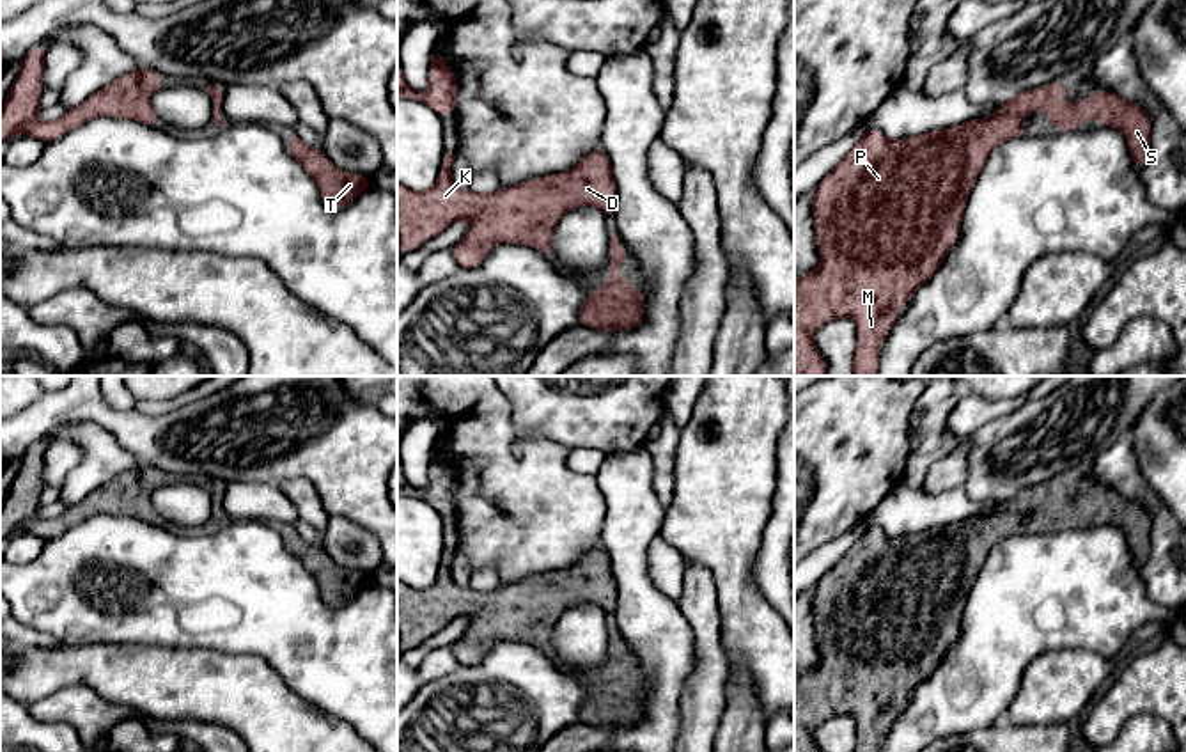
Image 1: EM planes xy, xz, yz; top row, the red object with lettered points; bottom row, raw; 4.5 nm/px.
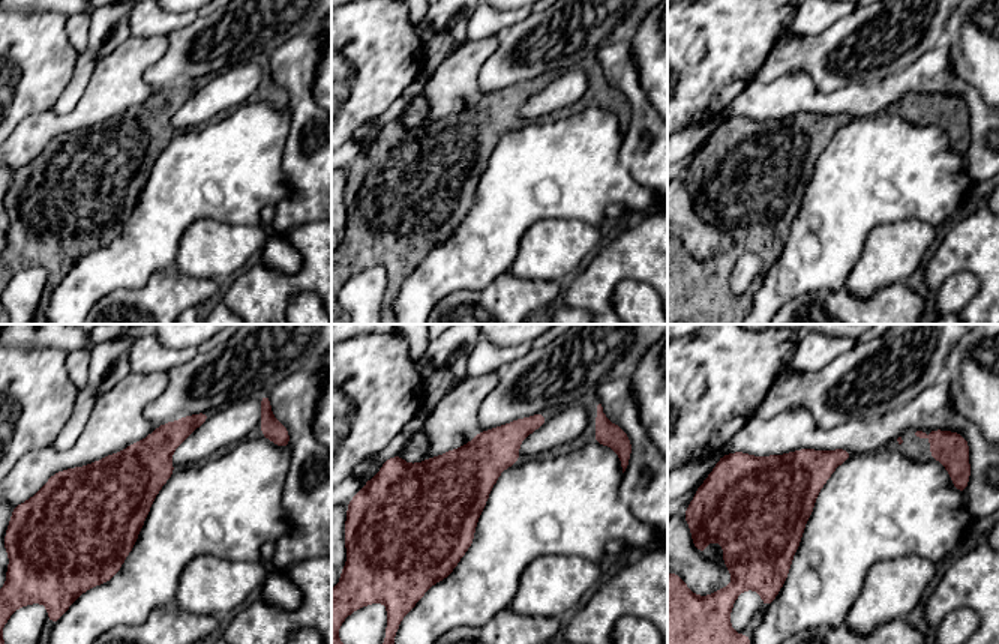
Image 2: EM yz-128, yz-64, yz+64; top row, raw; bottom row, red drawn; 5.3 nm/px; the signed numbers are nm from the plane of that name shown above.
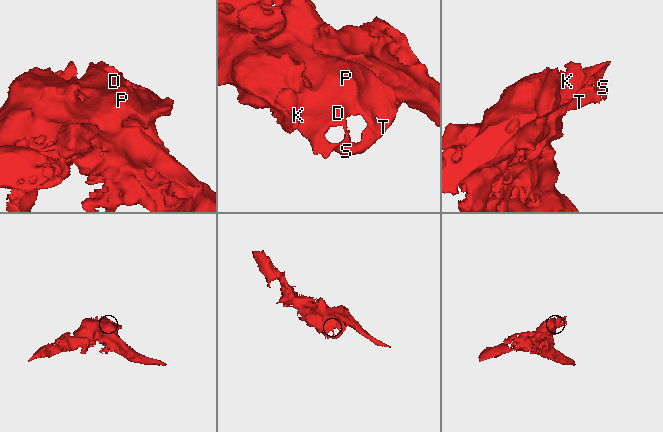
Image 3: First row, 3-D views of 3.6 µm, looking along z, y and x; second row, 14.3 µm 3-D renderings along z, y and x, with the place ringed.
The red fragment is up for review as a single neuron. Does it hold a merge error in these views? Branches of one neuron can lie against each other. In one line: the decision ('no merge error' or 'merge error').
no merge error

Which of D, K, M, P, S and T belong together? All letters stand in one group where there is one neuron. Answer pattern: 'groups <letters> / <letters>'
groups D K M P S T

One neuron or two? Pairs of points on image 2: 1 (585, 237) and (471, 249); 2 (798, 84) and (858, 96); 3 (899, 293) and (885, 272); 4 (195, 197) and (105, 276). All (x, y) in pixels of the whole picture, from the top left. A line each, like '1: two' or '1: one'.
1: two
2: one
3: two
4: one

